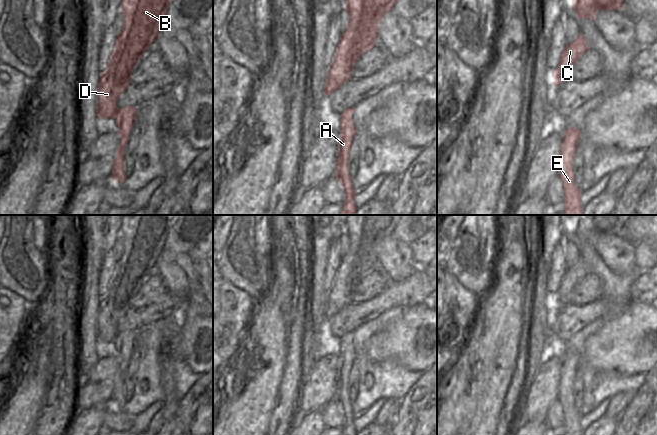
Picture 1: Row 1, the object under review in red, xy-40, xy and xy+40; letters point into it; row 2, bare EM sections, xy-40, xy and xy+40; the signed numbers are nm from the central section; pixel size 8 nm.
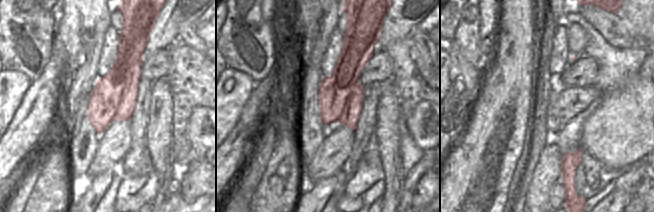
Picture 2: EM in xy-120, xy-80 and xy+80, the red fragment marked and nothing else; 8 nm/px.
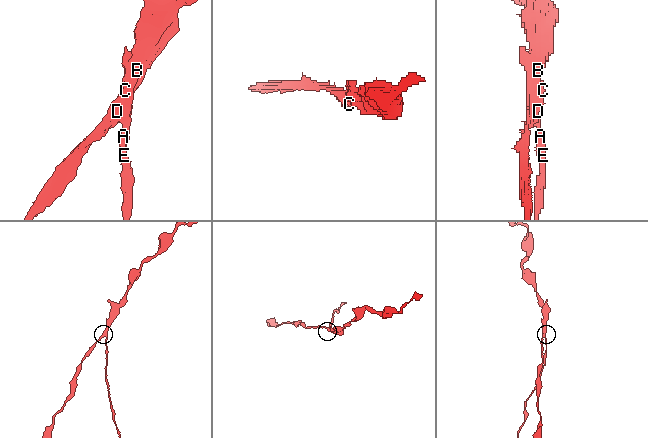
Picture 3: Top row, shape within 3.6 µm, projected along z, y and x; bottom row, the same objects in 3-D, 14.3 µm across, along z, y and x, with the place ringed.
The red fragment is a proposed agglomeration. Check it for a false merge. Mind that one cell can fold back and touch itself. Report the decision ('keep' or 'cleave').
cleave

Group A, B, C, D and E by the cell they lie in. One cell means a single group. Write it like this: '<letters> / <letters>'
A E / B C D

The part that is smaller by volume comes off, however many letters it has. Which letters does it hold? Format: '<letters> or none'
A, E

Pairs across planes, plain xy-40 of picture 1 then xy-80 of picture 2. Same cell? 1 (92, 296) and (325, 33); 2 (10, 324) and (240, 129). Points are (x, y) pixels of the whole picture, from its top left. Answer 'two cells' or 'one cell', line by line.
1: one cell
2: two cells

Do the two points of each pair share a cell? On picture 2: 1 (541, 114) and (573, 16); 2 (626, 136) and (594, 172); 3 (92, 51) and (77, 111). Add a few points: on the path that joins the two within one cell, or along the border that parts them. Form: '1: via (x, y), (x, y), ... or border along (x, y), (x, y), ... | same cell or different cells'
1: border along (562, 10), (566, 17) | different cells
2: border along (583, 152), (608, 166), (623, 168) | different cells
3: via (89, 66), (86, 78), (77, 96) | same cell

